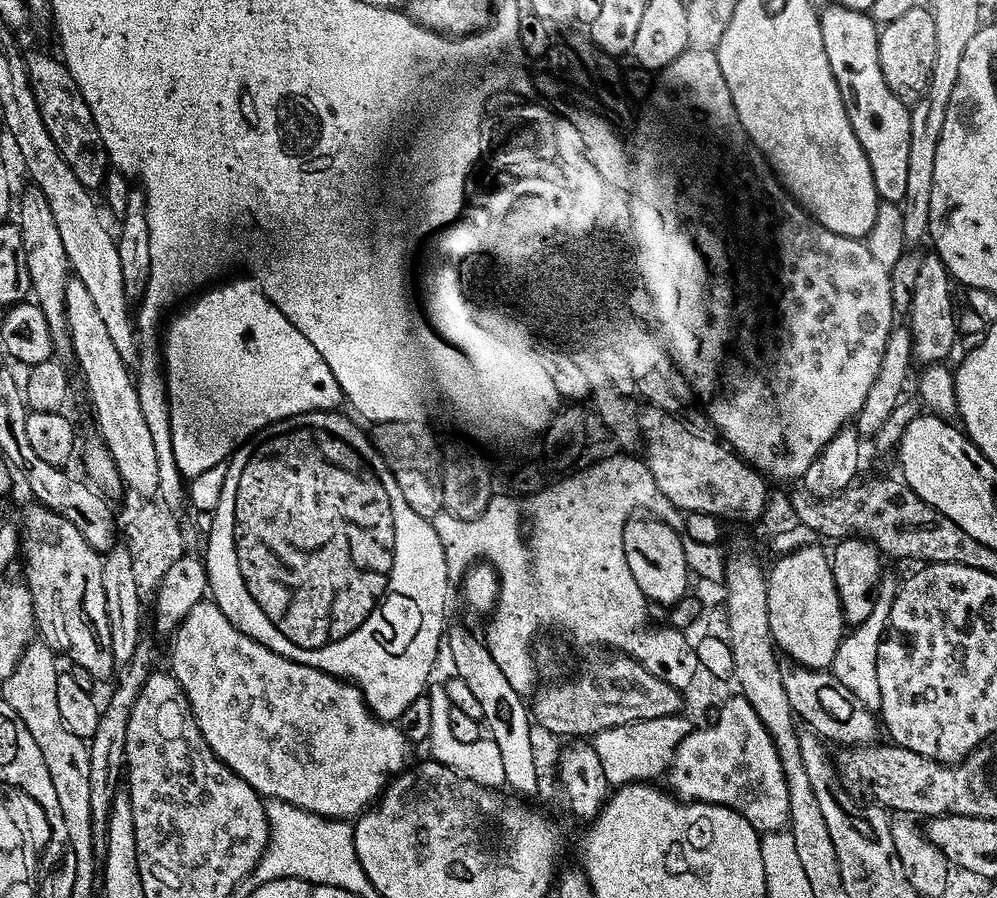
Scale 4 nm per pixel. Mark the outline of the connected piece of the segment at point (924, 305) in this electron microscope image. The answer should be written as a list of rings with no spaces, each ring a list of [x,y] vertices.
[[[931,255],[921,262],[916,272],[916,289],[912,292],[912,355],[920,366],[936,366],[944,362],[958,339],[958,307],[952,301],[954,281],[939,255]]]

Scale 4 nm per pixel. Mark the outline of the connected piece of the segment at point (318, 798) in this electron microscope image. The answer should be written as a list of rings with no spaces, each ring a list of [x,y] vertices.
[[[202,602],[198,606],[194,606],[180,627],[176,629],[172,642],[170,672],[176,677],[190,702],[192,713],[198,722],[198,730],[202,730],[202,738],[206,738],[212,753],[238,778],[246,781],[261,798],[281,800],[292,804],[295,808],[312,812],[316,816],[327,816],[329,820],[348,820],[360,816],[365,809],[375,804],[390,781],[409,767],[408,755],[414,752],[413,745],[408,743],[407,738],[400,733],[399,727],[395,723],[380,720],[368,709],[368,703],[365,702],[359,688],[329,675],[328,672],[319,672],[316,668],[298,664],[293,660],[287,660],[284,656],[279,656],[277,652],[271,652],[269,648],[252,640],[246,633],[239,632],[230,622],[230,618],[226,618],[226,614],[222,614],[222,610],[215,602]]]

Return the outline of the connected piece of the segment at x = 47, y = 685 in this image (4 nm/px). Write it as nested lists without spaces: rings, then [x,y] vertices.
[[[33,639],[28,649],[22,654],[18,666],[14,666],[14,674],[6,678],[2,686],[2,698],[26,722],[26,730],[34,734],[34,742],[38,742],[38,750],[42,750],[42,758],[46,762],[46,770],[50,770],[50,782],[54,782],[54,791],[58,793],[59,816],[68,816],[67,828],[91,828],[90,822],[90,754],[85,741],[79,740],[64,728],[62,714],[58,714],[58,667],[57,653],[53,652],[43,639]]]

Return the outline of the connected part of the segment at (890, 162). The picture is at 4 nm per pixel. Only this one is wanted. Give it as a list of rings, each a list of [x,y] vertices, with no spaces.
[[[840,2],[822,12],[827,54],[850,93],[850,104],[854,109],[852,125],[864,153],[868,155],[876,188],[883,201],[900,202],[906,194],[914,116],[904,105],[905,97],[895,92],[884,77],[883,66],[880,65],[881,33],[878,28],[876,30],[876,25],[877,21],[867,11],[846,8]]]

